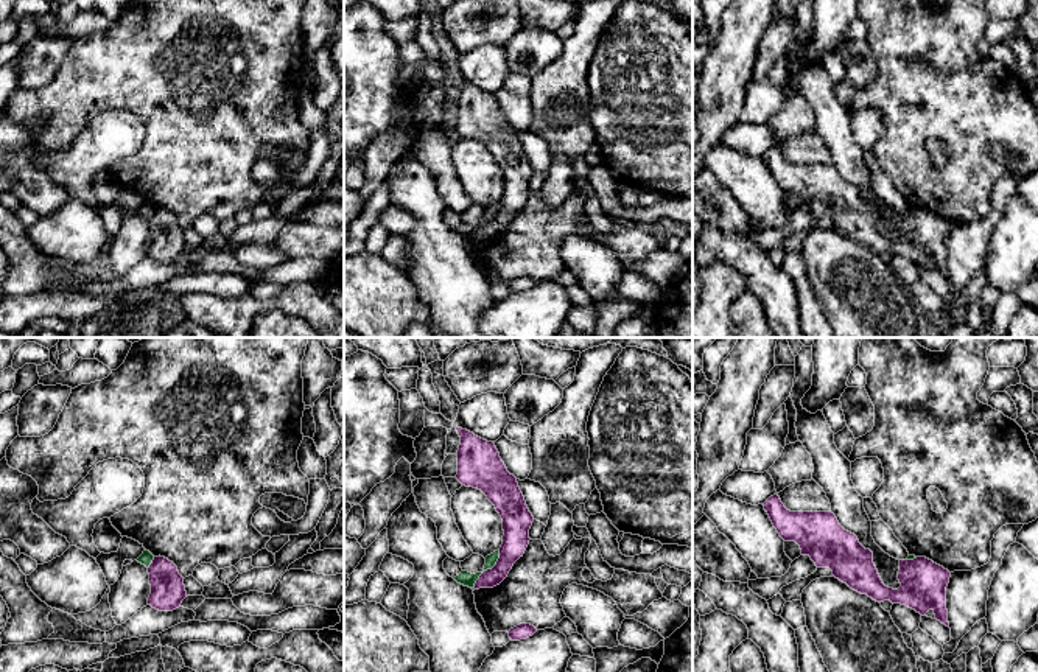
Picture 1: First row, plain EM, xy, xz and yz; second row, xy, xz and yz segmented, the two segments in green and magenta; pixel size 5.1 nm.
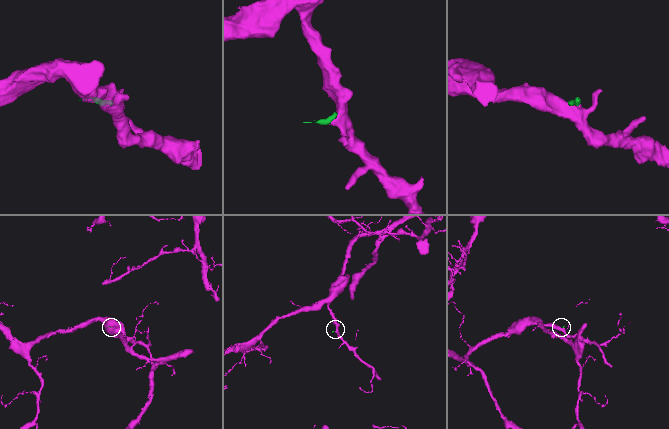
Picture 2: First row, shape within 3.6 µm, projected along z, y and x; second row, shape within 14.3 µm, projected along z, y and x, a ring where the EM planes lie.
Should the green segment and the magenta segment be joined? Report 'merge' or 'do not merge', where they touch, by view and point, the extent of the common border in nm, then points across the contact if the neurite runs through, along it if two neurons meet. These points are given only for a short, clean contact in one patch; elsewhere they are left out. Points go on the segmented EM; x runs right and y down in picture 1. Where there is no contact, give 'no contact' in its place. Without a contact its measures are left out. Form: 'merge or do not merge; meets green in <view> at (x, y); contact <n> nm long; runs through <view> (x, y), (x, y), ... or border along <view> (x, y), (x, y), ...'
do not merge; meets green in xz at (487, 568); contact 240 nm long; border along xz (500, 551), (498, 560), (480, 576), (473, 587)

